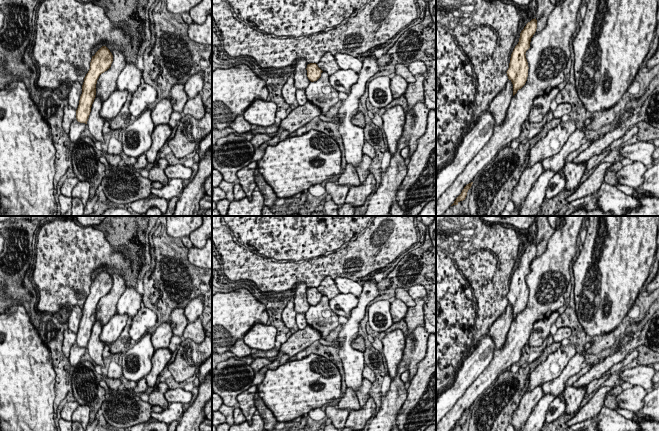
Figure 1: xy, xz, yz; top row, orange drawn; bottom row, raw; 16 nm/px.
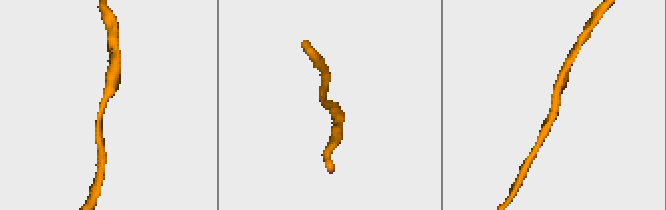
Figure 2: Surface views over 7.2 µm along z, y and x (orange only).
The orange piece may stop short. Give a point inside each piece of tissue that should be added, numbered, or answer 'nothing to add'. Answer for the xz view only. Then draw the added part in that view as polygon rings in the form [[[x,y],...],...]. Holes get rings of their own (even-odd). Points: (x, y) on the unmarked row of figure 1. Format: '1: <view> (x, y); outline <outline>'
nothing to add

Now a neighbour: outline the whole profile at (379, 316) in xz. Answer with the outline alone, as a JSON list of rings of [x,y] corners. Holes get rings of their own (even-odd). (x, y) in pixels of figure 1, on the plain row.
[[[380,300],[368,308],[368,324],[376,332],[385,332],[393,325],[389,300]]]

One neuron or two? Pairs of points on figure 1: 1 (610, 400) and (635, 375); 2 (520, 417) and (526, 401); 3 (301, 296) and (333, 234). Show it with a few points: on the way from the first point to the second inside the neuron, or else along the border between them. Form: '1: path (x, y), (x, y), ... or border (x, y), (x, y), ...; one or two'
1: border (623, 390), (616, 397), (618, 407); two
2: path (523, 413), (526, 405); one
3: border (295, 286), (303, 282), (307, 288); two

